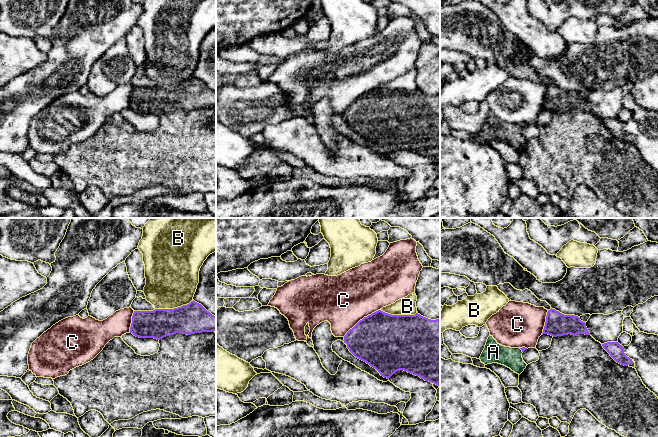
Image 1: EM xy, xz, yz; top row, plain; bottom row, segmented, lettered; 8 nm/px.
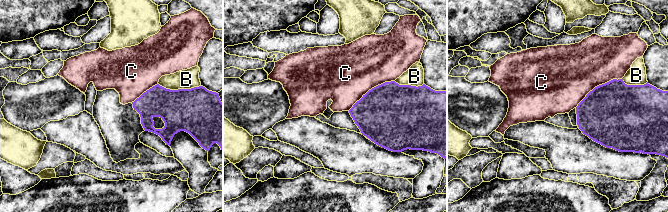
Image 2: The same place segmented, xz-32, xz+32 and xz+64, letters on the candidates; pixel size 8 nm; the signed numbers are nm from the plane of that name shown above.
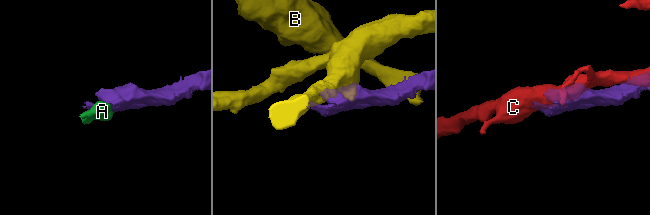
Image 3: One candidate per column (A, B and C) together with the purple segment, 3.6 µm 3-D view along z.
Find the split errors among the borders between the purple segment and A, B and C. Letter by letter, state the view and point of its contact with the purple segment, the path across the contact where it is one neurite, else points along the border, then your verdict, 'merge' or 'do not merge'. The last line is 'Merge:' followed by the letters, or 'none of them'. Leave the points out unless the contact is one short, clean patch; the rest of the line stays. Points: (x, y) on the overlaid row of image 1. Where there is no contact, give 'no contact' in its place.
A: contact yz (521, 349); way yz (523, 349), (521, 349), (516, 353), (493, 352); merge
B: contact xy (174, 308); do not merge
C: contact xz (362, 319); do not merge
Merge: A

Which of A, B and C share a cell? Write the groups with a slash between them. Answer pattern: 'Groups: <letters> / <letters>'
Groups: A / B / C

